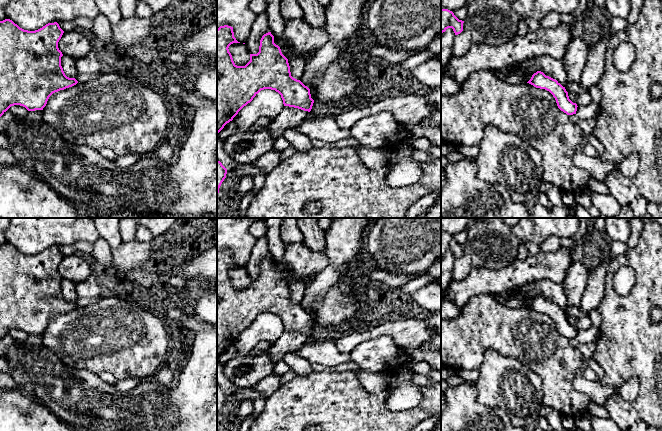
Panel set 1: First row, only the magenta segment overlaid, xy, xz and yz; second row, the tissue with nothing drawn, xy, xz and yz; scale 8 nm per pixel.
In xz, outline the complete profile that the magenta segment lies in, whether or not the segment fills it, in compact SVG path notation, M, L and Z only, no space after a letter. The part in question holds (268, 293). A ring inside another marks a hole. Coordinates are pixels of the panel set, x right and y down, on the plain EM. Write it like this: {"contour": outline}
{"contour": "M220 250L217 253L217 359L244 330L264 313L278 316L284 330L311 335L314 324L311 322L310 313L291 300L288 283L282 278L280 271L274 267L274 260L271 256L262 260L259 276L250 278L250 285L245 290L237 290L234 287L228 273L233 267L240 267L234 261L233 251Z"}

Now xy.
{"contour": "M10 243L0 245L0 341L14 329L23 330L28 335L43 334L53 317L78 307L75 302L67 301L61 290L63 278L58 272L58 266L63 257L57 246L48 247L35 255L28 255Z"}

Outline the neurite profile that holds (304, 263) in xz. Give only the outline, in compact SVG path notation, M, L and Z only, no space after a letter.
M304 243L284 244L284 255L281 262L274 261L274 267L288 283L291 272L306 288L311 285L314 276L328 265L325 251L315 252Z

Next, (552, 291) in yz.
M542 280L523 285L512 291L499 294L501 298L510 298L517 294L525 294L528 298L533 299L537 295L543 296L558 305L563 311L569 307L568 299L561 283L556 283L551 280Z

